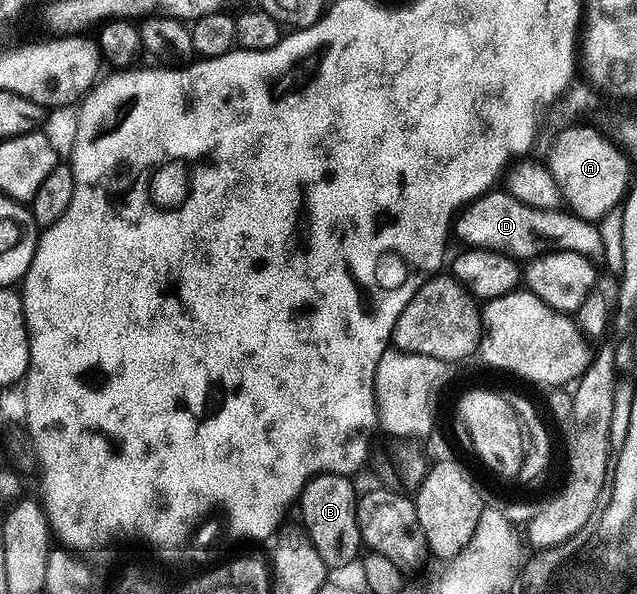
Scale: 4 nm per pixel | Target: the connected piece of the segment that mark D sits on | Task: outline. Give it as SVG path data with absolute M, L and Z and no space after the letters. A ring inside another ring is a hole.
M490 191L470 201L458 212L451 233L458 237L462 246L470 249L490 249L506 253L514 259L532 259L542 253L571 251L590 259L597 259L604 251L598 226L585 221L572 211L564 208L539 210L520 202L508 191Z

